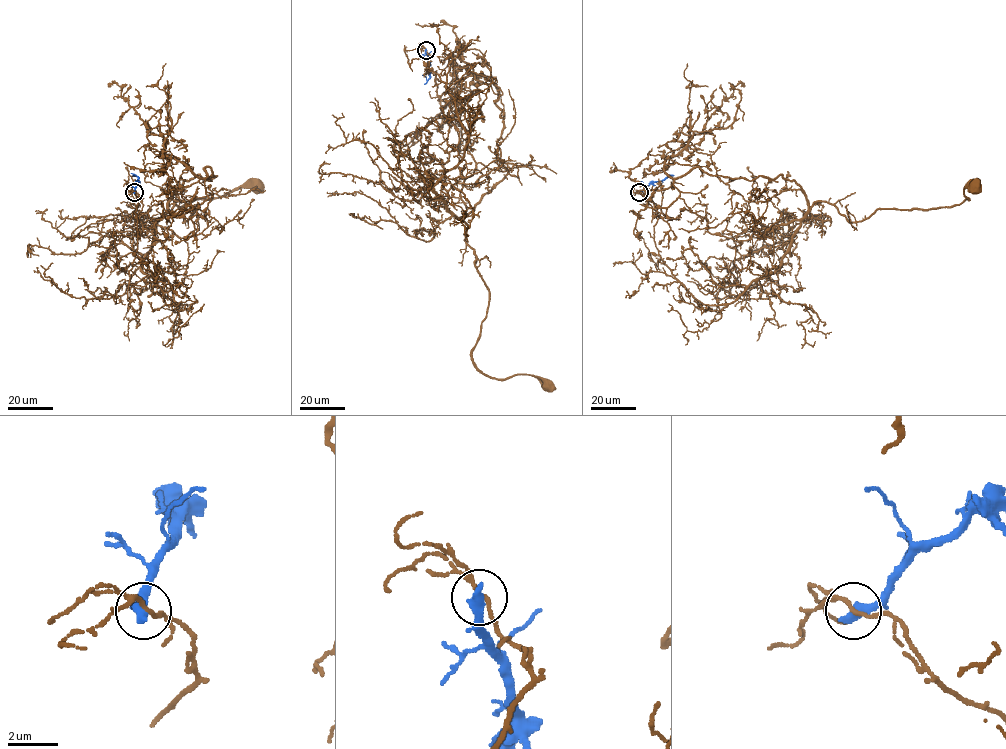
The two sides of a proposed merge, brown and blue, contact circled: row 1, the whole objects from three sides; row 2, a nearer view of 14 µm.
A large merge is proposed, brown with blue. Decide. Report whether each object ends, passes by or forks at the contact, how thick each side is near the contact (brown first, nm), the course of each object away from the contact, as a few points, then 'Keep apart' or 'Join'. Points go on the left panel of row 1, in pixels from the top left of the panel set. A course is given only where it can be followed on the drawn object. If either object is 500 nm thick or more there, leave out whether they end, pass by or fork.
At the ring brown passes by. At the ring blue ends. Thickness 130 nm (brown) against 480 nm. Course of brown: (134, 192), (136, 254), (173, 305), (142, 270), (157, 223), (256, 184). Course of blue: (134, 192), (138, 177), (131, 173). Keep apart

